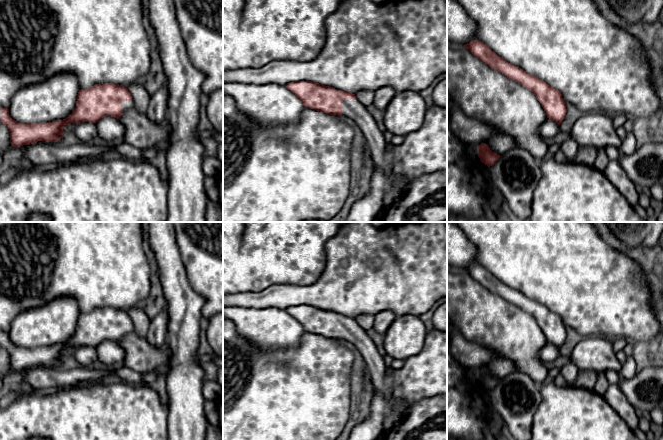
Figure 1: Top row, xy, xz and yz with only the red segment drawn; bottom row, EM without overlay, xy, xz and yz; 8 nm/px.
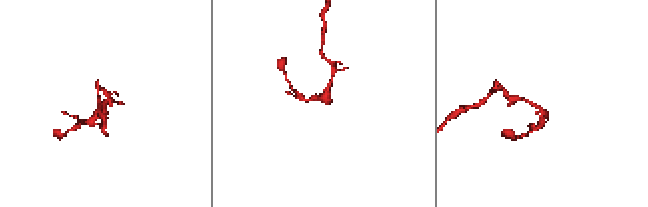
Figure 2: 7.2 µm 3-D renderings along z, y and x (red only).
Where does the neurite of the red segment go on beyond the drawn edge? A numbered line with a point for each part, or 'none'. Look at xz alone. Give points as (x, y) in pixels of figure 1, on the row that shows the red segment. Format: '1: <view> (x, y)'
1: xz (424, 151)

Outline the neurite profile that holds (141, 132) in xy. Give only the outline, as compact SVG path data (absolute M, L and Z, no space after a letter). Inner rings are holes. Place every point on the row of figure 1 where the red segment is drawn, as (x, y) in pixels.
M132 108L123 112L118 120L126 129L121 142L137 147L142 151L158 147L169 139L170 125L167 118L162 122L153 122L146 113L140 113L136 108Z

